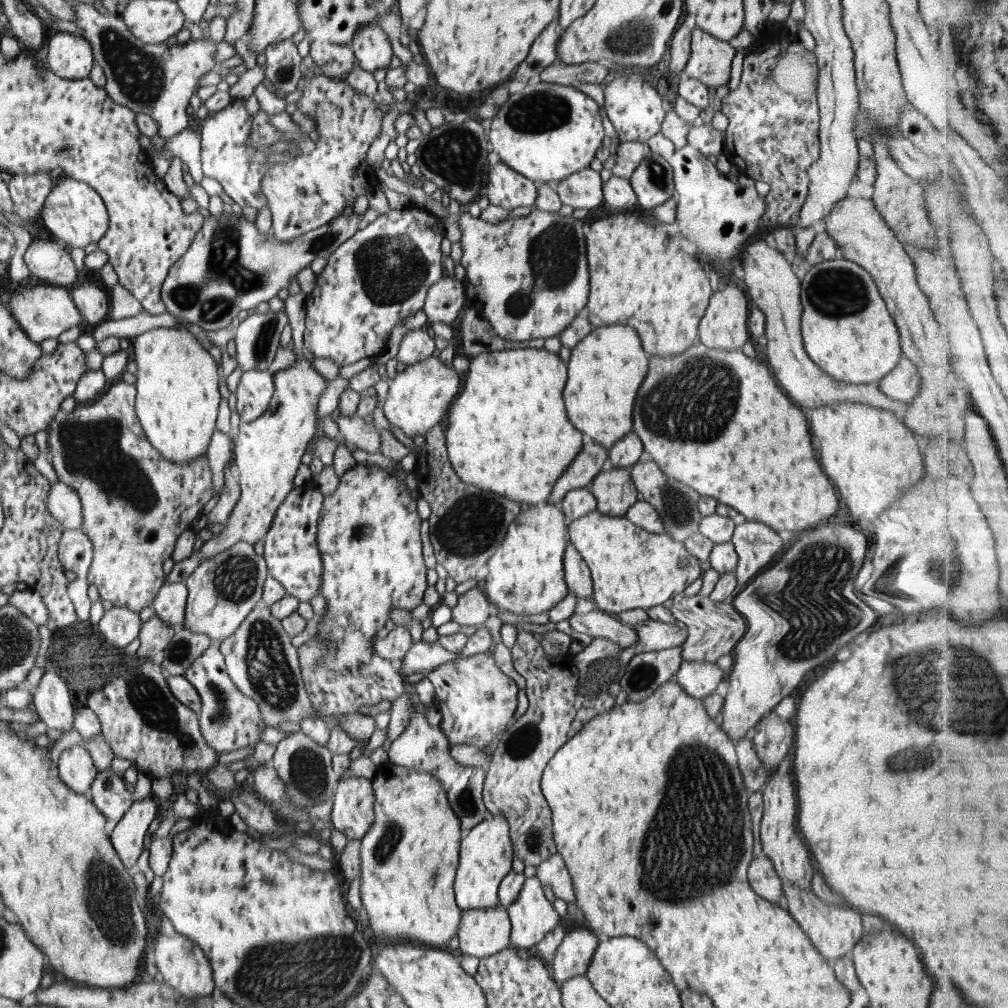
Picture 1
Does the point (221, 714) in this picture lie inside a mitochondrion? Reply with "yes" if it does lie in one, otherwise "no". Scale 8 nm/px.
yes

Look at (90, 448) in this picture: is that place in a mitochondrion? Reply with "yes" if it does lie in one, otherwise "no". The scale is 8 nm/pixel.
yes

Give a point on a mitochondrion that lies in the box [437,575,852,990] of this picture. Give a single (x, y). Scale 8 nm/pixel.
(697, 836)

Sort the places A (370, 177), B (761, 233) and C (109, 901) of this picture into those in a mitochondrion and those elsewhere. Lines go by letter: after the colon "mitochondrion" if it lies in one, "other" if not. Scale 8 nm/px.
A: other
B: other
C: mitochondrion

